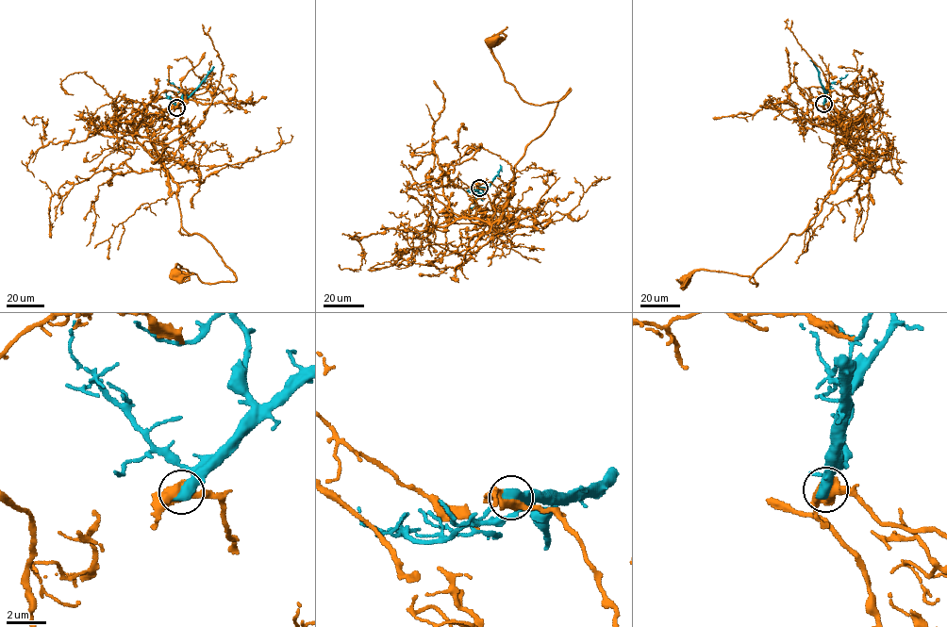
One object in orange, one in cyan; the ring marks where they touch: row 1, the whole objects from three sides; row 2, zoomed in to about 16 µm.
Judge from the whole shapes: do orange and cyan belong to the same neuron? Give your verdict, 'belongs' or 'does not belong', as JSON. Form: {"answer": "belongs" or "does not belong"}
{"answer": "does not belong"}

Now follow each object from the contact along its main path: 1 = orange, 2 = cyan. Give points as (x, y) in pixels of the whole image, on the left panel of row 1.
1: (176, 107), (180, 124), (155, 148), (177, 188), (182, 227), (236, 278), (205, 283), (177, 264), (176, 275)
2: (176, 107), (213, 66)

